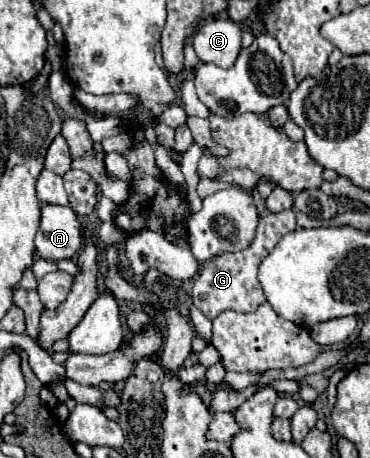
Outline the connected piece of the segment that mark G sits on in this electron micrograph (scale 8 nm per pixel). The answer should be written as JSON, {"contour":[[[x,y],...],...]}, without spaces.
{"contour":[[[289,209],[289,211],[283,211],[283,213],[267,213],[259,219],[259,225],[257,225],[257,231],[255,231],[255,237],[251,241],[251,245],[243,251],[235,251],[235,253],[221,253],[219,257],[213,257],[209,259],[199,277],[195,279],[195,285],[193,285],[193,303],[195,307],[207,317],[207,319],[215,319],[219,313],[227,311],[227,309],[233,309],[233,311],[243,311],[243,313],[249,313],[249,311],[255,311],[261,303],[265,303],[265,297],[263,297],[263,289],[257,281],[257,269],[261,265],[261,261],[271,253],[271,249],[277,245],[277,241],[295,231],[295,213]]]}

